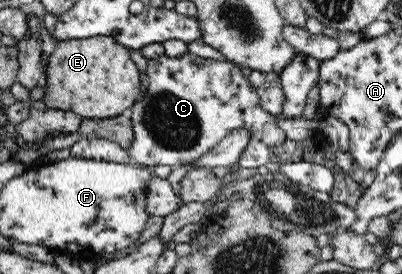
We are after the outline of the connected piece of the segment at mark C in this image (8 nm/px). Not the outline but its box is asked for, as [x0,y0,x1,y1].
[128,52,289,168]

